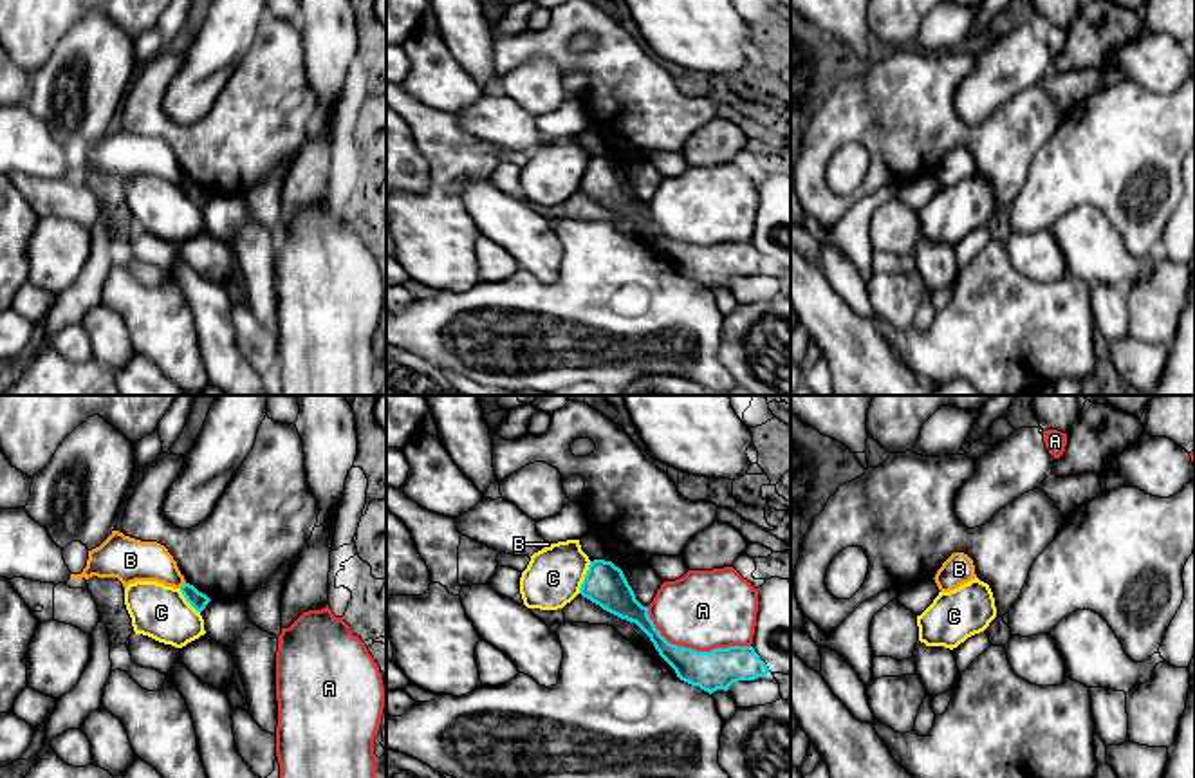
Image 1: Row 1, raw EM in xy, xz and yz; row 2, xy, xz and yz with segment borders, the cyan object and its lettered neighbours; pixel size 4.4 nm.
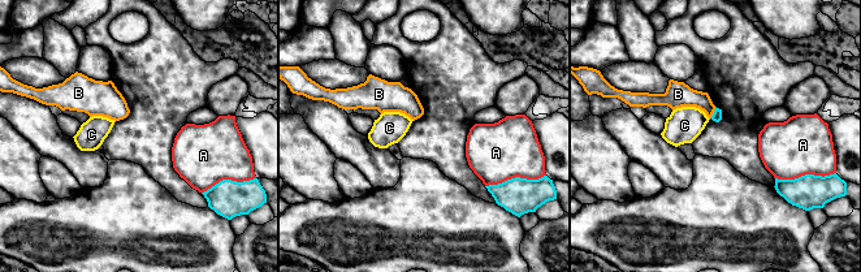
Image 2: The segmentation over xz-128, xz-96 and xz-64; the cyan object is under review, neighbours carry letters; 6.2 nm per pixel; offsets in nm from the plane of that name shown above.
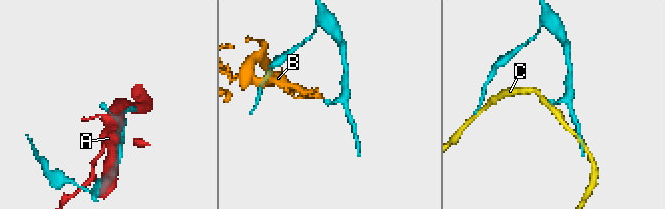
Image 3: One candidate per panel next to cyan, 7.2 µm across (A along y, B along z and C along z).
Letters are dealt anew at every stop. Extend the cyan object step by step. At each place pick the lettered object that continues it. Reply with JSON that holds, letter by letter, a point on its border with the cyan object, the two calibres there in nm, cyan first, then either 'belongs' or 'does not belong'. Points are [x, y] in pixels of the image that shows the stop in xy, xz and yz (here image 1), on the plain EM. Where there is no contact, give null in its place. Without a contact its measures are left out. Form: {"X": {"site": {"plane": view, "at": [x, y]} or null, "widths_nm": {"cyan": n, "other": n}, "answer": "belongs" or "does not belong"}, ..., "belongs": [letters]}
{"A": {"site": {"plane": "xz", "at": [690, 244]}, "widths_nm": {"cyan": 180, "other": 360}, "answer": "does not belong"}, "B": {"site": {"plane": "xy", "at": [183, 181]}, "widths_nm": {"cyan": 80, "other": 190}, "answer": "does not belong"}, "C": {"site": {"plane": "xz", "at": [585, 174]}, "widths_nm": {"cyan": 190, "other": 260}, "answer": "does not belong"}, "belongs": []}

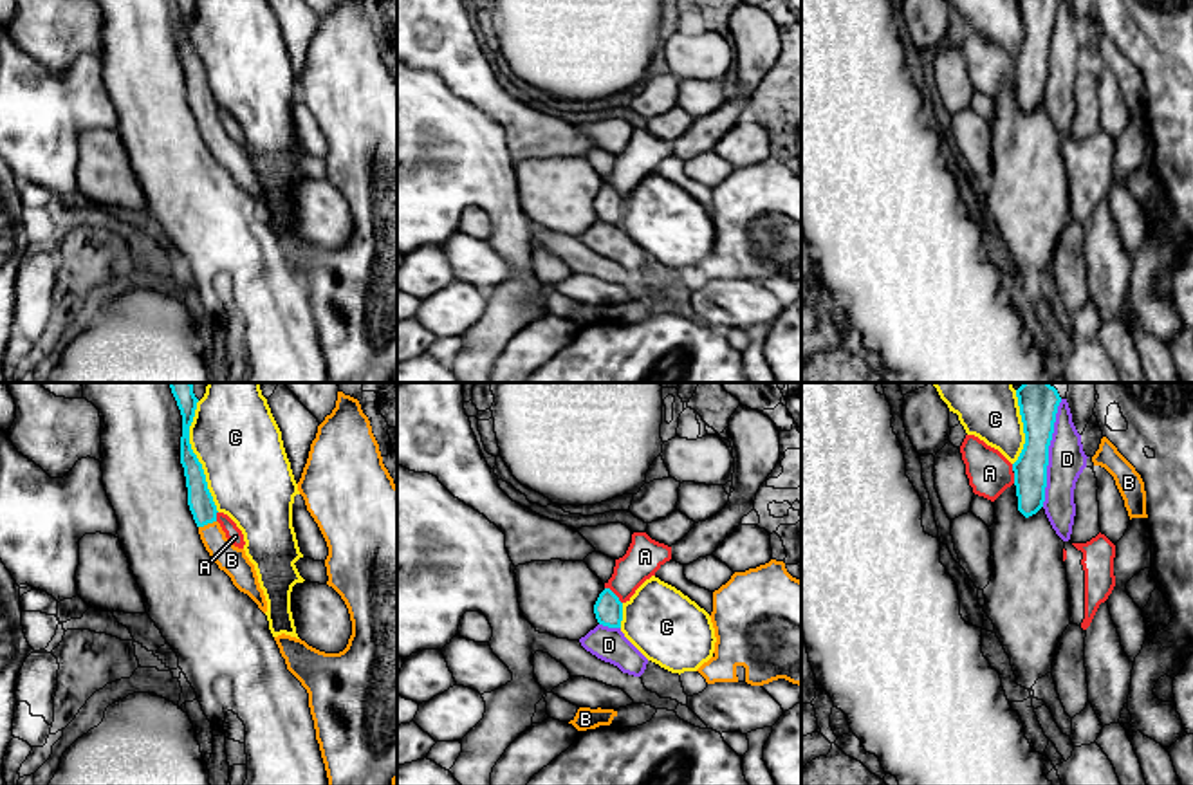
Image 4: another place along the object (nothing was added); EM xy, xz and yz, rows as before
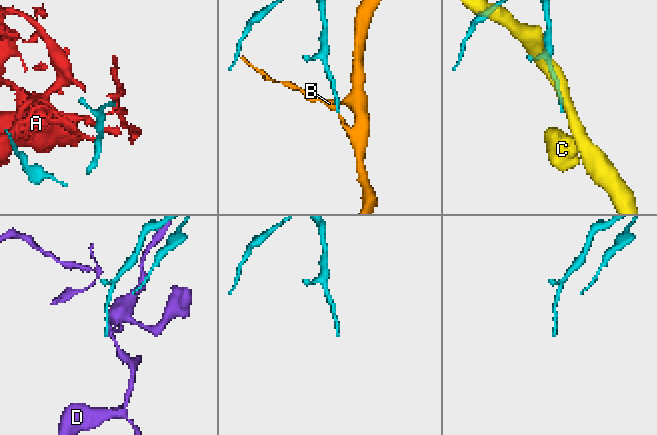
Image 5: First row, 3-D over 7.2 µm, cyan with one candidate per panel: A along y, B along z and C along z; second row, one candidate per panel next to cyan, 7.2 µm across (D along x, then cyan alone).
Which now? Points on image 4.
{"A": {"site": {"plane": "xz", "at": [614, 190]}, "widths_nm": {"cyan": 130, "other": 160}, "answer": "does not belong"}, "B": {"site": {"plane": "xy", "at": [206, 120]}, "widths_nm": {"cyan": 120, "other": 120}, "answer": "belongs"}, "C": {"site": {"plane": "xy", "at": [197, 55]}, "widths_nm": {"cyan": 120, "other": 380}, "answer": "does not belong"}, "D": {"site": {"plane": "yz", "at": [1047, 51]}, "widths_nm": {"cyan": 140, "other": 160}, "answer": "does not belong"}, "belongs": ["B"]}

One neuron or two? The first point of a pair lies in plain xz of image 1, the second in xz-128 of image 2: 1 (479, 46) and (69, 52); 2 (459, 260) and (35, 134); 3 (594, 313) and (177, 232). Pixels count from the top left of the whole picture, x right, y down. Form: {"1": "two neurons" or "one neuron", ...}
{"1": "one neuron", "2": "two neurons", "3": "one neuron"}

